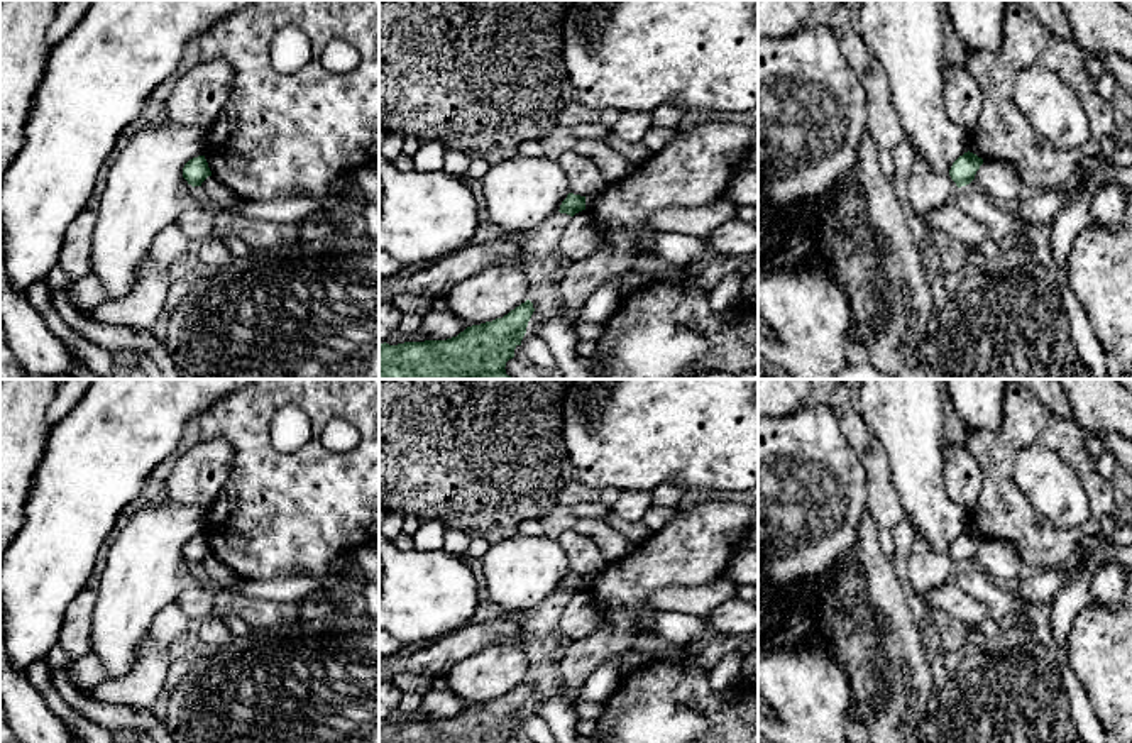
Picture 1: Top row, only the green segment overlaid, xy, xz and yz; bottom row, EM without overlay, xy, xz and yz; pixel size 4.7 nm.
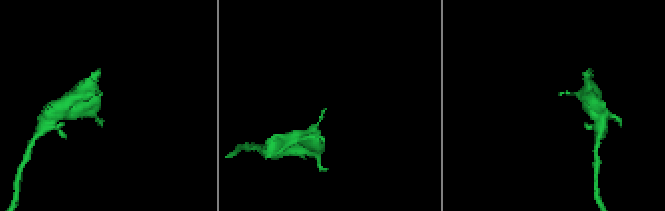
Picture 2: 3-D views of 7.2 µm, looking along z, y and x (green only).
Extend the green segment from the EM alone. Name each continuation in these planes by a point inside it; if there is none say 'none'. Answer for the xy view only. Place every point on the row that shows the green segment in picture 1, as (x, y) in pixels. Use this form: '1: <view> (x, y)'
none

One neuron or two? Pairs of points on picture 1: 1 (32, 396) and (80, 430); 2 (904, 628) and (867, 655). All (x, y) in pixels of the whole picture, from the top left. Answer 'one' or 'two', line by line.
1: two
2: two

